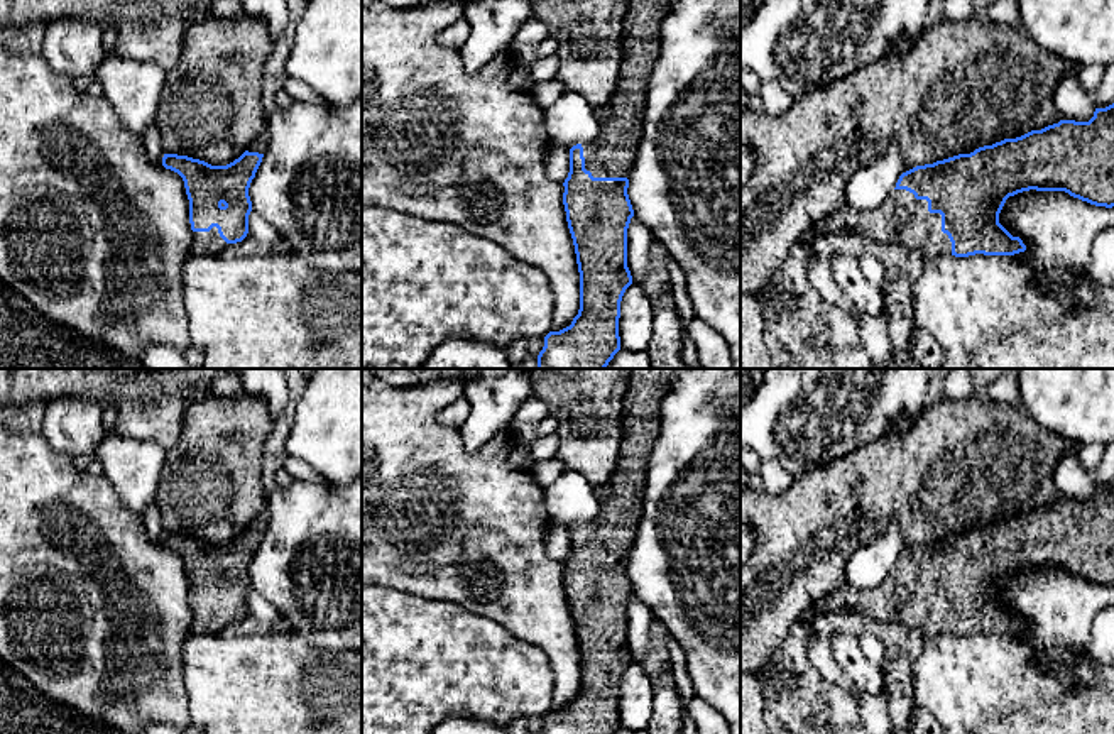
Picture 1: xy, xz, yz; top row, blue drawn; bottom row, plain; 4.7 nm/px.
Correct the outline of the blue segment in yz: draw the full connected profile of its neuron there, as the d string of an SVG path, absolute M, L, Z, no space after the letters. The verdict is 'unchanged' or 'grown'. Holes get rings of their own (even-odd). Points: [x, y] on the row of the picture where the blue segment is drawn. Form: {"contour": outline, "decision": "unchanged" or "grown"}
{"contour": "M1114 103L1095 108L1089 122L1060 120L1016 139L984 145L903 173L894 191L876 210L842 208L815 225L803 240L811 247L820 233L852 230L872 242L918 252L925 259L1014 255L1026 250L1001 223L999 213L1009 196L1023 191L1065 191L1095 206L1114 206Z", "decision": "grown"}

